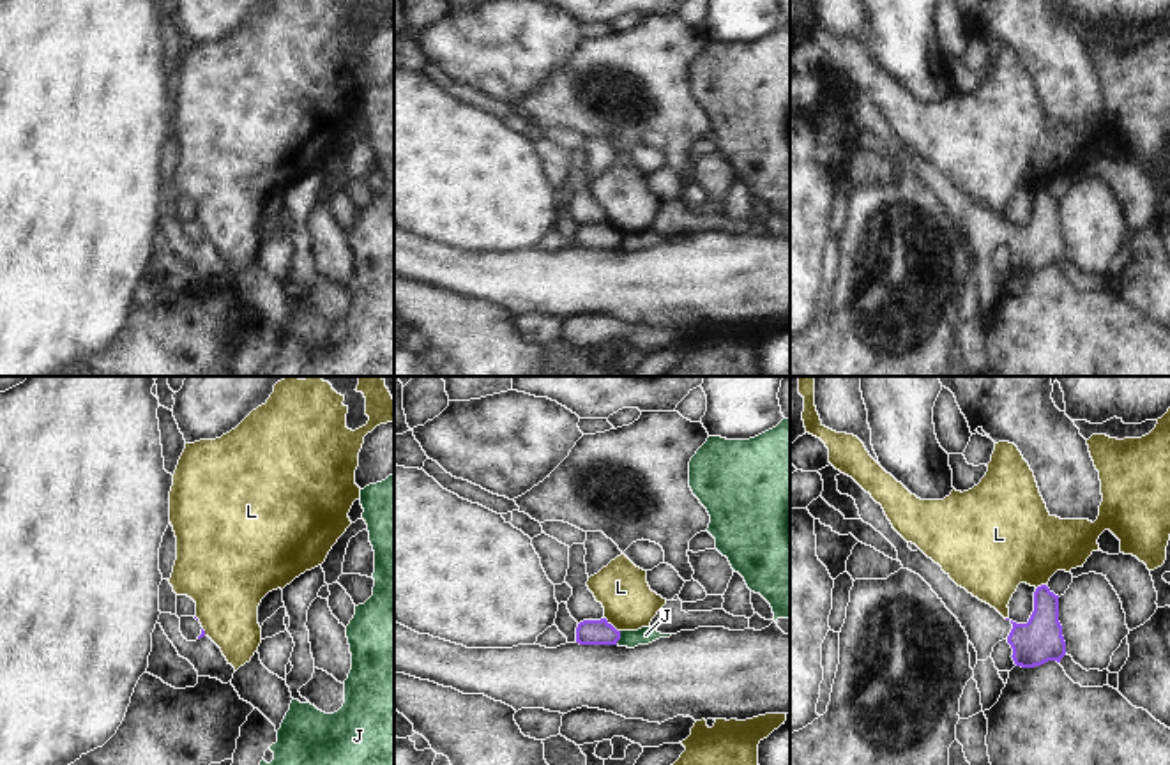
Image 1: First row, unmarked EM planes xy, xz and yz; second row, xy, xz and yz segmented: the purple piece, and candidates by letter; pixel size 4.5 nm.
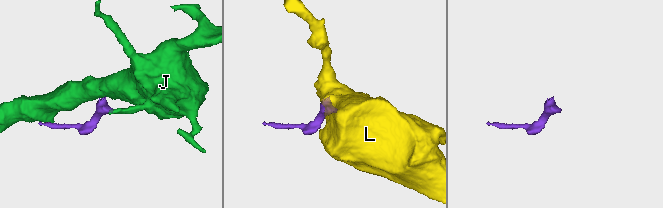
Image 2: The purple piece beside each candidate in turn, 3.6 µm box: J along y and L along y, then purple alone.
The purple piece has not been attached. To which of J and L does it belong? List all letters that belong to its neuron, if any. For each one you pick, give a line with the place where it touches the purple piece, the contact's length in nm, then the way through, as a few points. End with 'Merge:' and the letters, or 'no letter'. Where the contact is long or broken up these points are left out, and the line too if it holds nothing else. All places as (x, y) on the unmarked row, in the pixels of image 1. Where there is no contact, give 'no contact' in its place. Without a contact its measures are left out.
Merge: no letter

